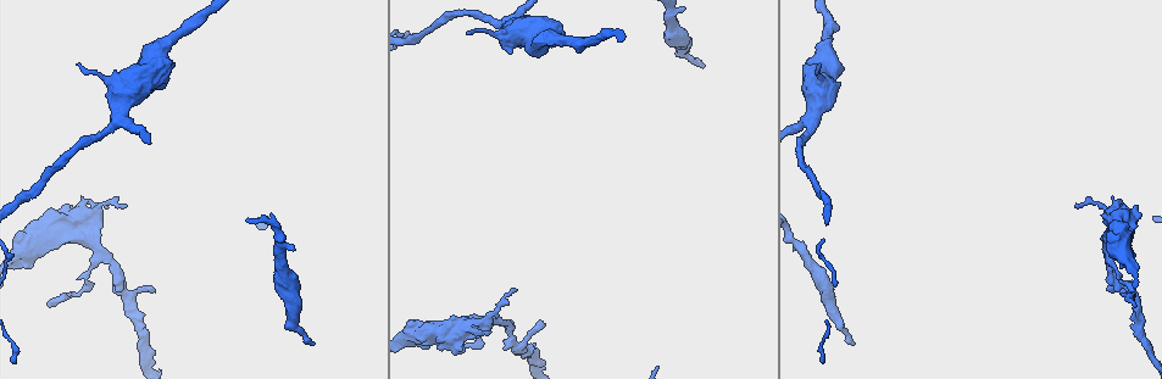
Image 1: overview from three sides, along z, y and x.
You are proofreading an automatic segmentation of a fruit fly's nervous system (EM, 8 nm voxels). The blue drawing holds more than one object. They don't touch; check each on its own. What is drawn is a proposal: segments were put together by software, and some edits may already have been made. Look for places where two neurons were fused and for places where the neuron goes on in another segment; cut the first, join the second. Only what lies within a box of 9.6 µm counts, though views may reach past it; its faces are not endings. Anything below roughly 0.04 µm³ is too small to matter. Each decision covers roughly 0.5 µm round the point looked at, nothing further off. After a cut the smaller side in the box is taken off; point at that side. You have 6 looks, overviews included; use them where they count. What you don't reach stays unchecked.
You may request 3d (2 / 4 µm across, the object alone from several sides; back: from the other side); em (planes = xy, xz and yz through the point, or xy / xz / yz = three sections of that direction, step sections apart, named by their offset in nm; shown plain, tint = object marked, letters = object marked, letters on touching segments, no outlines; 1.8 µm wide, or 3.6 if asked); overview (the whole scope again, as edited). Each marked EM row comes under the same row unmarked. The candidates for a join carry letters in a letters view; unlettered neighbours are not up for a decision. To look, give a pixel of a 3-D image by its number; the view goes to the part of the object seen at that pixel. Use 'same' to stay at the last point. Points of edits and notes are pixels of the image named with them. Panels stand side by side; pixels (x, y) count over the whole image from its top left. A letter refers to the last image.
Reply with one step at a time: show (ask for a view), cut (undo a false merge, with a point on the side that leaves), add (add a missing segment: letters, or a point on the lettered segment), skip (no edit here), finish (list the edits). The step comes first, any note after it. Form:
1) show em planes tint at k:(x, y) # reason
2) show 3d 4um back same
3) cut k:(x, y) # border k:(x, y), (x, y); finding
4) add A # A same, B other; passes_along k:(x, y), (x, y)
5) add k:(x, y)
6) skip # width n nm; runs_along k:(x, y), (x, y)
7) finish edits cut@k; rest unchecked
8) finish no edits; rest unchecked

show em planes tint at 1:(1107, 290) # tapers out

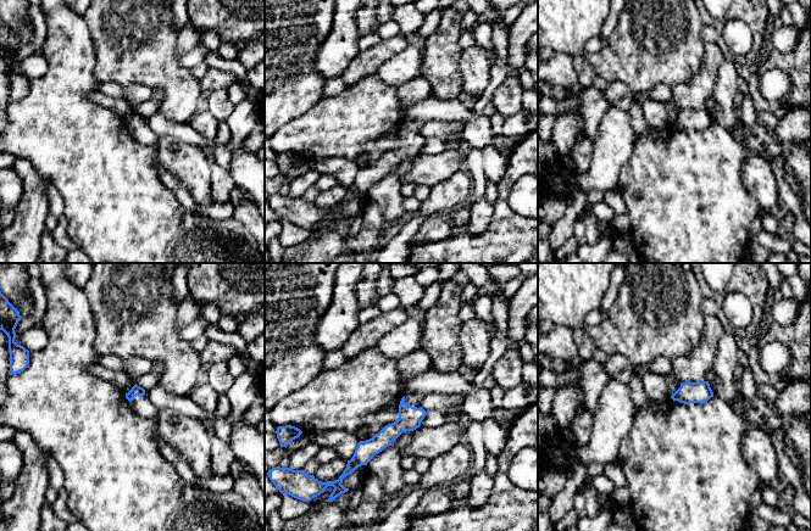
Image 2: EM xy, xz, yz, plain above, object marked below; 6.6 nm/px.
show em planes letters same

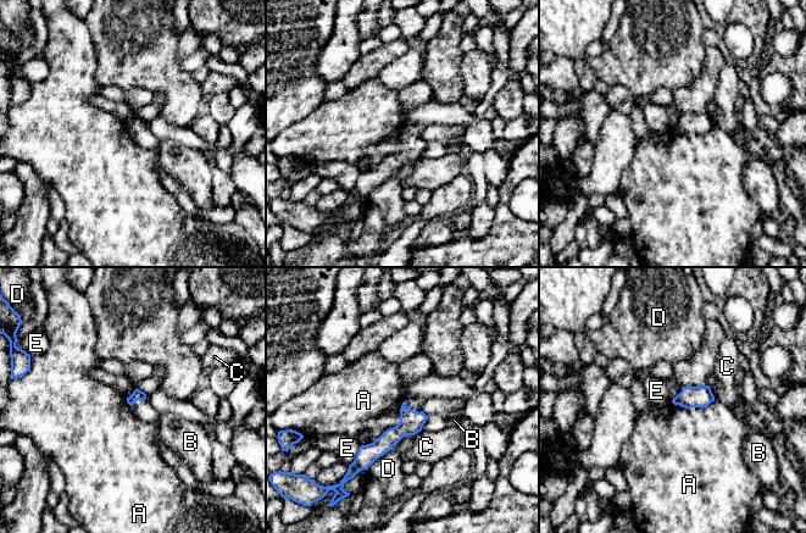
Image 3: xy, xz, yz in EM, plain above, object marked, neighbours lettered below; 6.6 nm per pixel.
skip # A other, B other, C other, D other, E other; runs_along 3:(423, 417), (392, 436), (365, 466); no lettered segment goes on from it

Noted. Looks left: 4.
show 3d 2um back at 1:(1120, 200) # stops while still wide

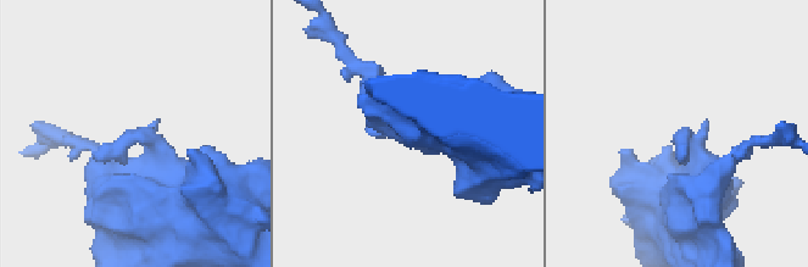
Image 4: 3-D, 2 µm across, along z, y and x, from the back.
show em 3.6um yz step 8 letters at 4:(676, 133) # shape alone is not enough

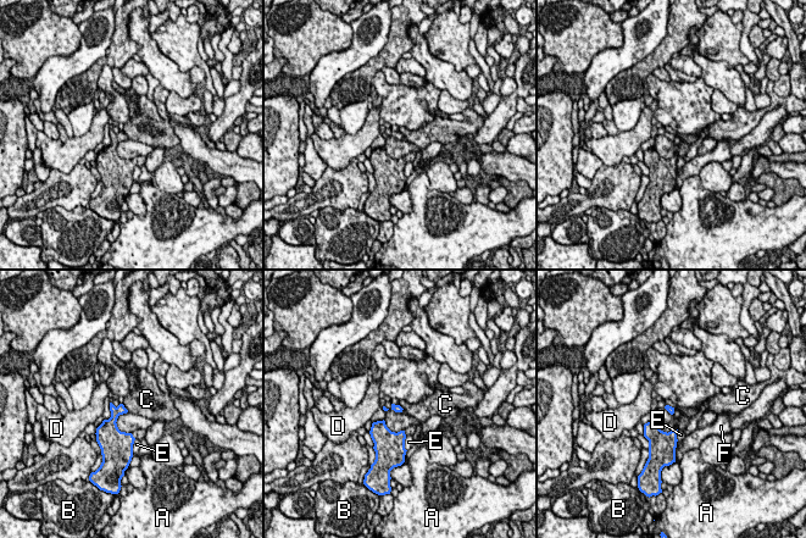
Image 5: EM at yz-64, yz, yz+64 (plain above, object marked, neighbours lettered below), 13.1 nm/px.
show em 3.6um planes letters same # cut it another way

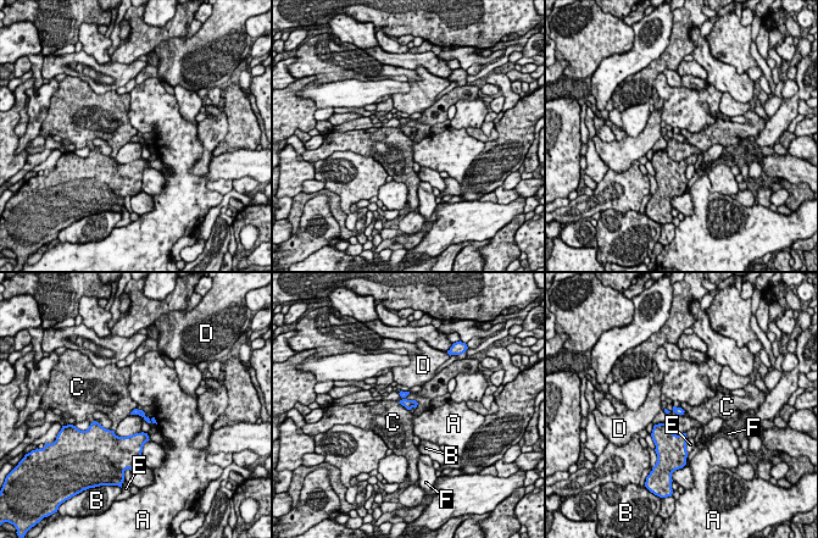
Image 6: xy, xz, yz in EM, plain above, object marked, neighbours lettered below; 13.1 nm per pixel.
skip # A other, B other, C other, D other, E other, F other; border 6:(398, 401), (408, 410); no lettered segment goes on from it

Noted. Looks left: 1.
show em planes letters at 1:(314, 344) # branch stops here

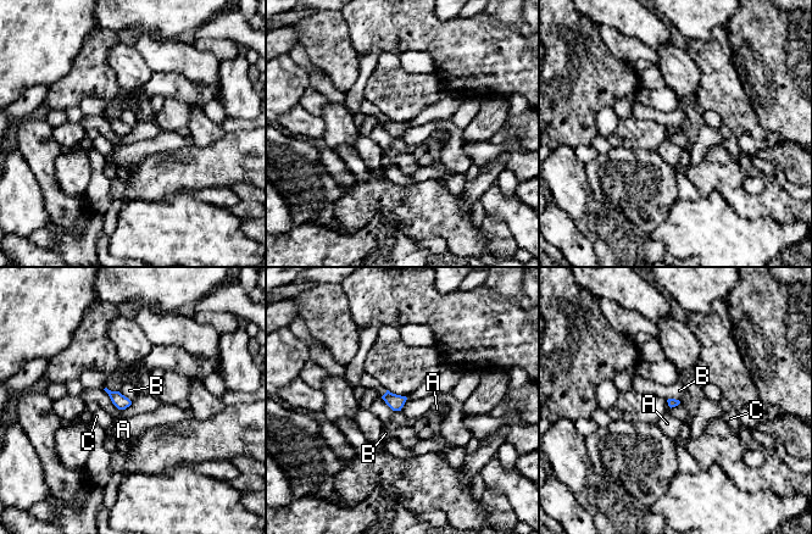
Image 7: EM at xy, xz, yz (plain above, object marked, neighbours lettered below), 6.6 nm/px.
skip # A other, B other, C other; border 7:(118, 391), (132, 401); no lettered segment goes on from it

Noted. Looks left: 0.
finish no edits; rest unchecked

